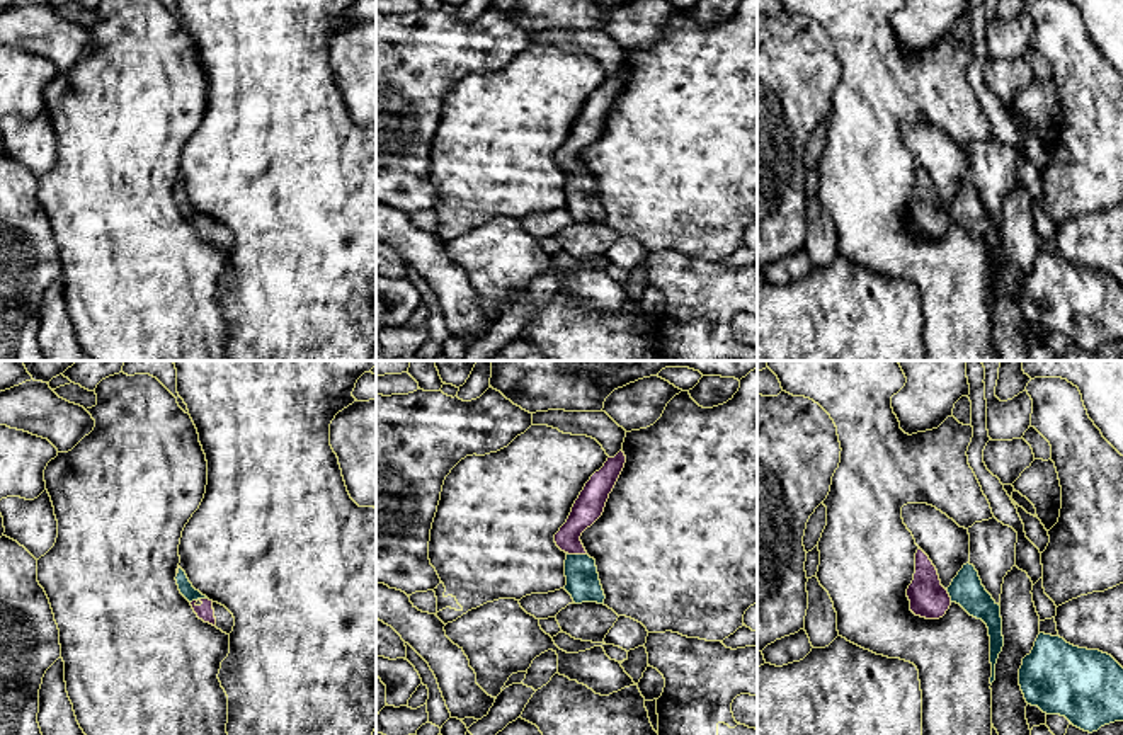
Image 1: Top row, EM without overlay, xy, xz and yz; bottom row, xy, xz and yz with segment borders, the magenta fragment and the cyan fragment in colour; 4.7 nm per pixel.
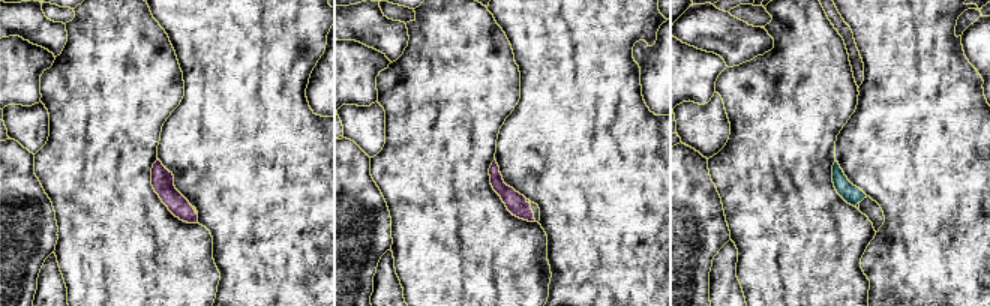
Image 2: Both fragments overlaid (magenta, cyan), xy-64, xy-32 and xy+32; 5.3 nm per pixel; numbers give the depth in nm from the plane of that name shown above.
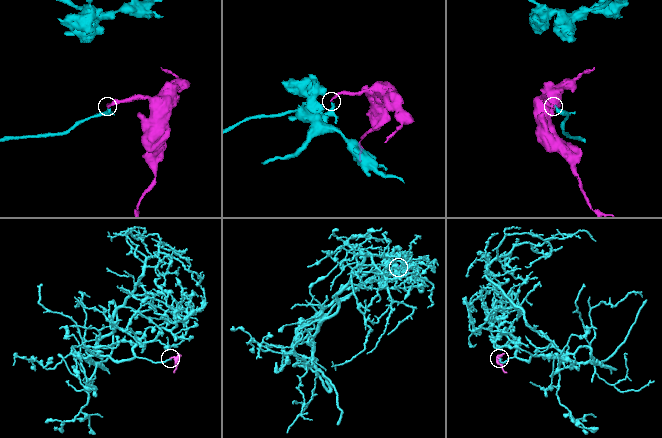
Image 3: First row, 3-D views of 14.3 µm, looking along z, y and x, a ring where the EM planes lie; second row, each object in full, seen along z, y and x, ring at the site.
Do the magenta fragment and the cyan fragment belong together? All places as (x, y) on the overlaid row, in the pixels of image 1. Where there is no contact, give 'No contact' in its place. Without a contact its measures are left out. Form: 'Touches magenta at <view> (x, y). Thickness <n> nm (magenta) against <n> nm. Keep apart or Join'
Touches magenta at xz (577, 553). Thickness 140 nm (magenta) against 160 nm. Join

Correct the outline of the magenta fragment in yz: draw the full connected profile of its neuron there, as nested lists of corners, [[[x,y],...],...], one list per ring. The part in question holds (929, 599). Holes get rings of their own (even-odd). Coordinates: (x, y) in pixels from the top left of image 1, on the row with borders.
[[[919,548],[915,553],[915,573],[912,584],[907,589],[907,597],[910,601],[910,611],[915,616],[926,619],[943,618],[953,602],[960,604],[970,616],[982,619],[987,624],[990,636],[990,664],[992,664],[990,684],[995,681],[995,664],[1004,647],[1000,606],[985,590],[978,577],[978,572],[975,570],[973,565],[970,563],[963,565],[963,568],[953,578],[951,585],[944,589],[941,585],[936,567],[929,560],[929,556]]]

